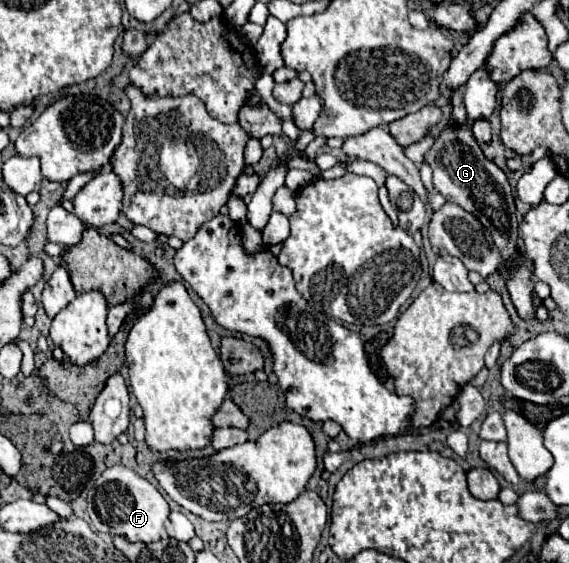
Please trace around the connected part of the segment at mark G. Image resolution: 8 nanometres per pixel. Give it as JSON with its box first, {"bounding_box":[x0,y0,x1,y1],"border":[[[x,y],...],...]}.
{"bounding_box":[425,89,521,265],"border":[[[459,89],[451,91],[449,99],[453,105],[451,121],[461,123],[461,125],[455,127],[453,131],[443,131],[425,157],[425,161],[433,167],[433,185],[447,201],[457,203],[465,211],[473,213],[483,223],[483,227],[487,227],[491,231],[493,241],[499,247],[501,257],[503,257],[503,265],[505,265],[507,255],[511,255],[511,251],[517,251],[521,247],[519,233],[517,233],[517,217],[515,217],[515,201],[513,201],[511,185],[507,181],[507,175],[493,161],[485,159],[469,125],[465,125],[467,115],[463,111],[461,91]]]}

